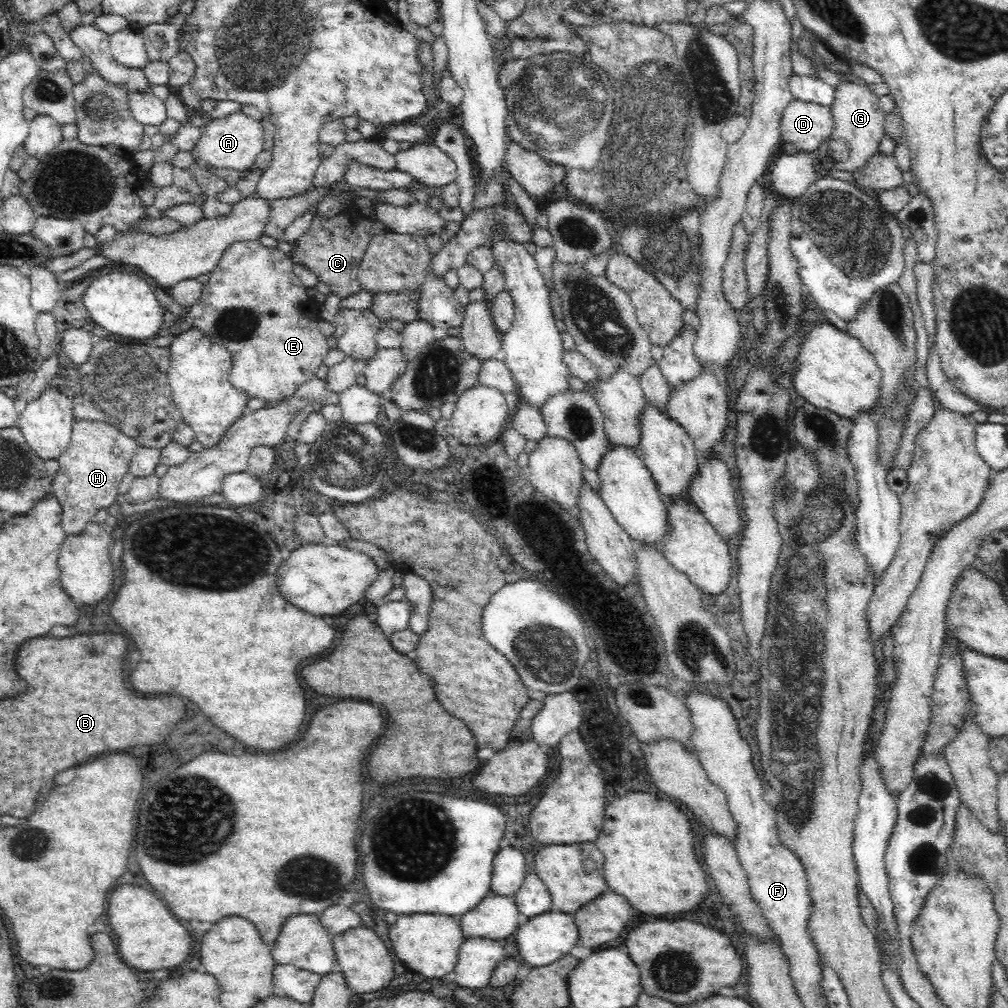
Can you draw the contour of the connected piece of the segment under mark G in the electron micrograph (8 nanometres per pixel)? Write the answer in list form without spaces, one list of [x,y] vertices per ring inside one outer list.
[[[846,80],[834,87],[834,100],[828,106],[832,113],[833,130],[830,138],[823,140],[814,153],[824,170],[858,171],[879,152],[880,138],[885,135],[883,125],[888,115],[880,108],[879,98],[867,83],[860,85]]]

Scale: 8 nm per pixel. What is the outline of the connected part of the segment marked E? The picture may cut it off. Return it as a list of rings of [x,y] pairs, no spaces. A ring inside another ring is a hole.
[[[236,241],[234,244],[224,251],[220,262],[216,265],[216,268],[212,269],[209,275],[209,280],[203,285],[203,291],[201,297],[189,307],[188,314],[194,319],[194,327],[198,328],[202,333],[206,334],[210,340],[216,344],[224,346],[231,355],[232,368],[229,375],[229,381],[233,388],[239,389],[241,392],[246,393],[249,398],[261,398],[265,402],[271,400],[277,400],[282,402],[289,399],[294,393],[299,390],[302,384],[305,384],[308,380],[316,377],[316,370],[323,364],[326,359],[327,353],[330,350],[326,341],[326,336],[320,332],[318,328],[318,321],[321,320],[319,314],[319,299],[312,299],[306,295],[306,287],[302,285],[300,279],[294,274],[293,262],[290,260],[289,255],[280,252],[277,247],[268,248],[260,241]]]

